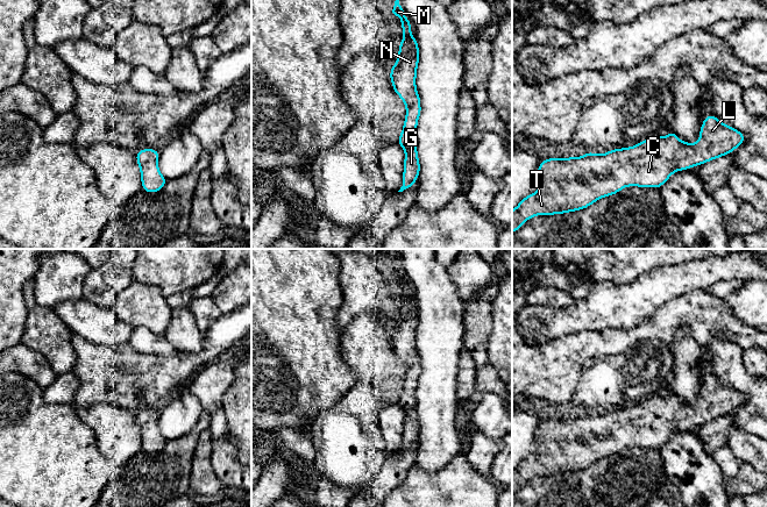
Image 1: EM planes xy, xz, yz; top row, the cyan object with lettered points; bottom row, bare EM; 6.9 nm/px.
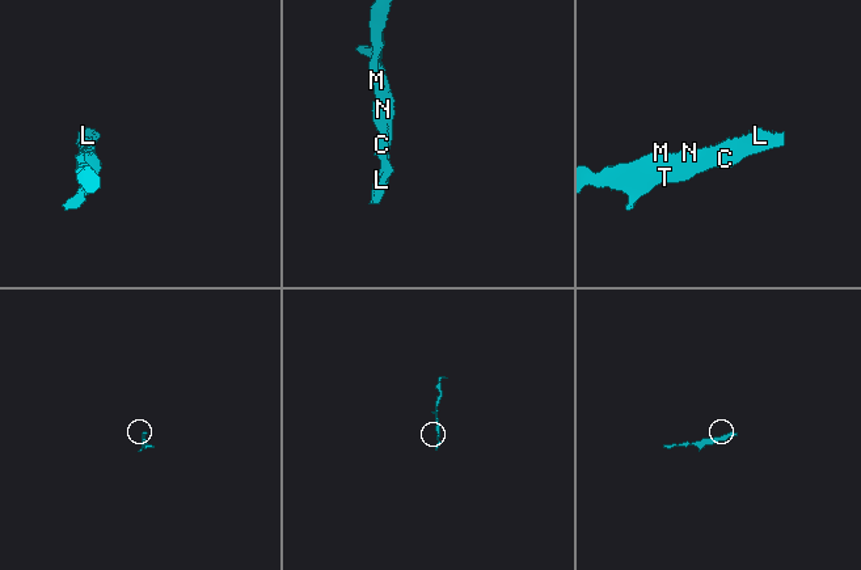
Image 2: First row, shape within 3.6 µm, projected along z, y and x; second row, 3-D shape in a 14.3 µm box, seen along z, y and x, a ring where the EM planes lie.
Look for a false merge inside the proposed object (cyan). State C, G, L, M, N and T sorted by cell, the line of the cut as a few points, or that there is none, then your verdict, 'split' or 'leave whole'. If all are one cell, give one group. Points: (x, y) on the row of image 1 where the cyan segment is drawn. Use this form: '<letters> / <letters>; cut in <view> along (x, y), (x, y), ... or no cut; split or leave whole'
C G L M N T; no cut; leave whole

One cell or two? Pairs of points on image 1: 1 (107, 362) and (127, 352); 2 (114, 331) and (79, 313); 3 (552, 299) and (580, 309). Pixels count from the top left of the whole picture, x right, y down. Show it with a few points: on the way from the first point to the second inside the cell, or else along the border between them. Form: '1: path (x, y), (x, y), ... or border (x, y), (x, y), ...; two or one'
1: path (112, 362), (118, 362), (122, 357); one
2: path (106, 328), (87, 320); one
3: border (575, 300), (562, 307), (540, 305); two

